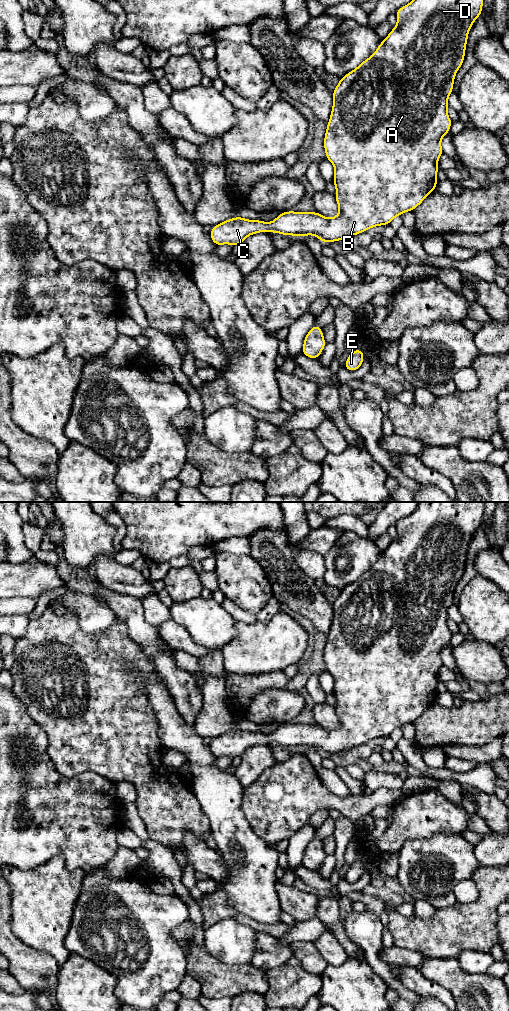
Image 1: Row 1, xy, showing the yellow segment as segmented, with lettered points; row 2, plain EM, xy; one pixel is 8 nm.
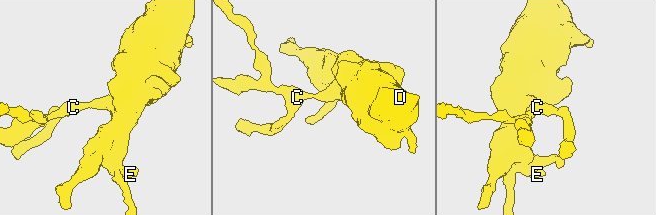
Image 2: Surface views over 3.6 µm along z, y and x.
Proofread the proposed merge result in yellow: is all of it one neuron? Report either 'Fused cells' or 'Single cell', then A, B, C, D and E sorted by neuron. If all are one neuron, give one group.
Single cell. Groups: A B C D E

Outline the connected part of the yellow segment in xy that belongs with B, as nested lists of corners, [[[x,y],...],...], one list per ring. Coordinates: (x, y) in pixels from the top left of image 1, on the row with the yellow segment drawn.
[[[412,0],[409,4],[396,11],[395,15],[397,17],[397,25],[390,31],[388,36],[381,41],[376,51],[369,58],[360,63],[360,65],[353,71],[344,75],[340,79],[336,88],[332,92],[334,102],[324,136],[326,159],[328,159],[335,168],[332,182],[336,187],[335,199],[339,207],[339,214],[337,216],[327,218],[319,214],[317,211],[287,211],[280,213],[276,219],[267,223],[261,220],[244,219],[238,215],[233,219],[227,219],[226,221],[212,227],[209,234],[214,244],[216,246],[223,244],[229,244],[232,246],[241,245],[248,236],[260,232],[275,232],[289,236],[314,235],[325,244],[327,242],[335,242],[352,237],[375,226],[389,225],[395,217],[404,212],[413,211],[416,207],[418,207],[430,193],[435,191],[438,183],[438,159],[444,153],[441,147],[441,139],[449,133],[452,125],[452,120],[447,114],[447,109],[449,107],[447,99],[453,92],[455,75],[464,61],[469,31],[475,20],[482,14],[483,1],[484,0]]]

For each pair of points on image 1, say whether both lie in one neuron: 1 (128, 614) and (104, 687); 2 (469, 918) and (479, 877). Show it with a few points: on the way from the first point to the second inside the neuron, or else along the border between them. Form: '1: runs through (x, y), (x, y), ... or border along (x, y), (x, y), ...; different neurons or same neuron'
1: border along (117, 616), (125, 622), (128, 635), (136, 643); different neurons
2: runs through (479, 908), (484, 903), (484, 887); same neuron

